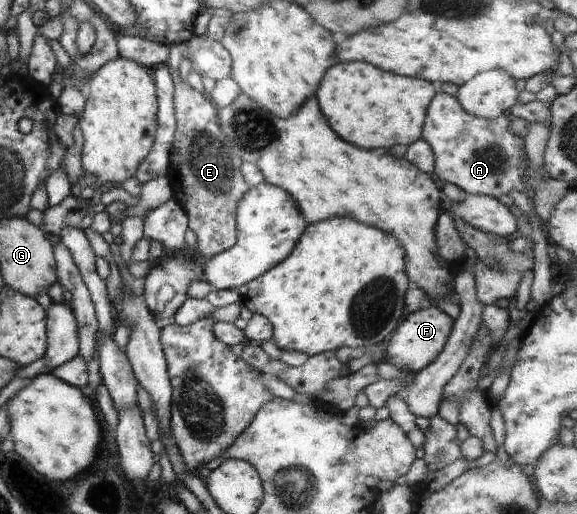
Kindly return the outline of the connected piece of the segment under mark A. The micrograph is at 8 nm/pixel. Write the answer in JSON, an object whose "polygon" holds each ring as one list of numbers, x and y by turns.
{"polygon":[[437,89,435,98,427,108,421,139,431,147,435,157,434,177,438,182,449,182,466,194,483,194,500,198,513,191,535,196,542,180,549,178,547,170,534,170,524,162,524,138,511,132,513,118,521,117,530,122,551,122,550,105,531,101,527,105,516,103,512,112,503,113,496,119,486,119,467,114,456,96]]}

